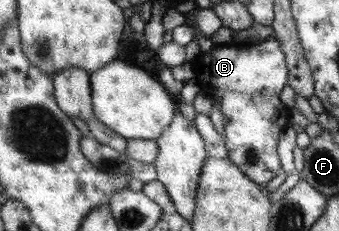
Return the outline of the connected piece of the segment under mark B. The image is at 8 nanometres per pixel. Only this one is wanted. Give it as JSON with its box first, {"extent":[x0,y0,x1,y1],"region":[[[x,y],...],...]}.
{"extent":[190,37,290,186],"region":[[[269,37],[249,47],[213,45],[209,53],[199,53],[190,63],[201,93],[215,100],[221,110],[227,158],[253,182],[263,186],[281,169],[276,147],[290,113],[290,109],[283,109],[283,103],[277,99],[287,81],[287,65],[276,42],[277,39]]]}

